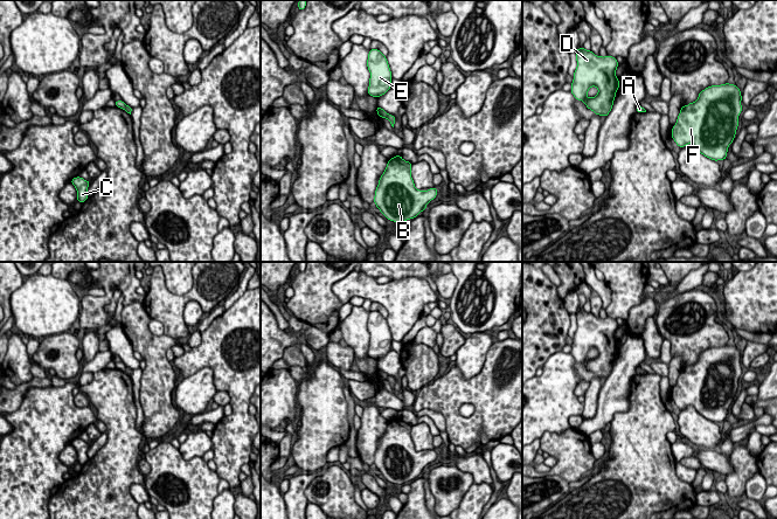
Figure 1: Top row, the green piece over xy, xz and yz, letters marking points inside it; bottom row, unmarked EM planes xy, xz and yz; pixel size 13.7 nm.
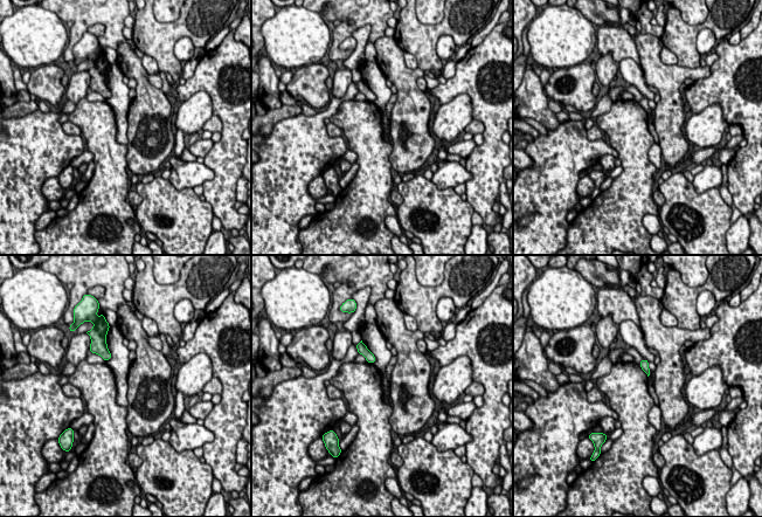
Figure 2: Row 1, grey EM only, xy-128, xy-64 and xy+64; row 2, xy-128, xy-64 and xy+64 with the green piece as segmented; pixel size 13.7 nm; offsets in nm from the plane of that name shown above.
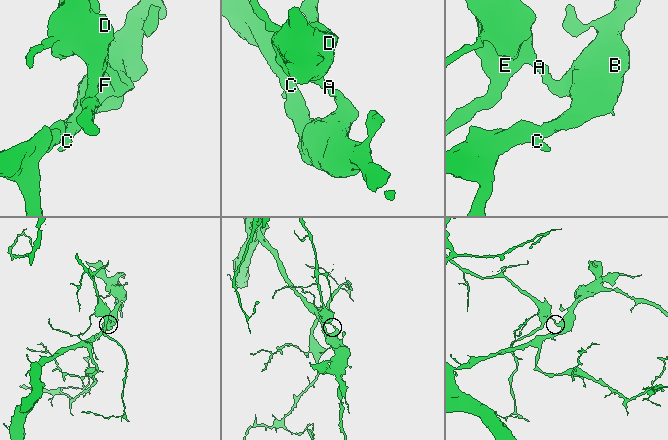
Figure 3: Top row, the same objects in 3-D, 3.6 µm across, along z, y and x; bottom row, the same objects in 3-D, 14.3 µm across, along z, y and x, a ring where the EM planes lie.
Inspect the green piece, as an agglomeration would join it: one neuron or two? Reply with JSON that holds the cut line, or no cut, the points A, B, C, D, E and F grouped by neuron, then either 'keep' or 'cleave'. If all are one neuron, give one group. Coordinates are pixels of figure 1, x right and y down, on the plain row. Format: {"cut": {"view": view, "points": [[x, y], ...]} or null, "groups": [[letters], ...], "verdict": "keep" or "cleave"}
{"cut": {"view": "xy", "points": [[126, 367], [124, 371]]}, "groups": [["A", "B", "C", "F"], ["D", "E"]], "verdict": "cleave"}

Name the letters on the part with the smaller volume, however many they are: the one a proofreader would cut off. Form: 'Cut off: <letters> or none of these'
Cut off: D, E

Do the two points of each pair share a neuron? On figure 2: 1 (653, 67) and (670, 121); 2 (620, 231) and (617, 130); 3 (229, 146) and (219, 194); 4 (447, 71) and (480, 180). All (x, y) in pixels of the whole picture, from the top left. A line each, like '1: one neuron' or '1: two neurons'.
1: one neuron
2: one neuron
3: one neuron
4: two neurons

